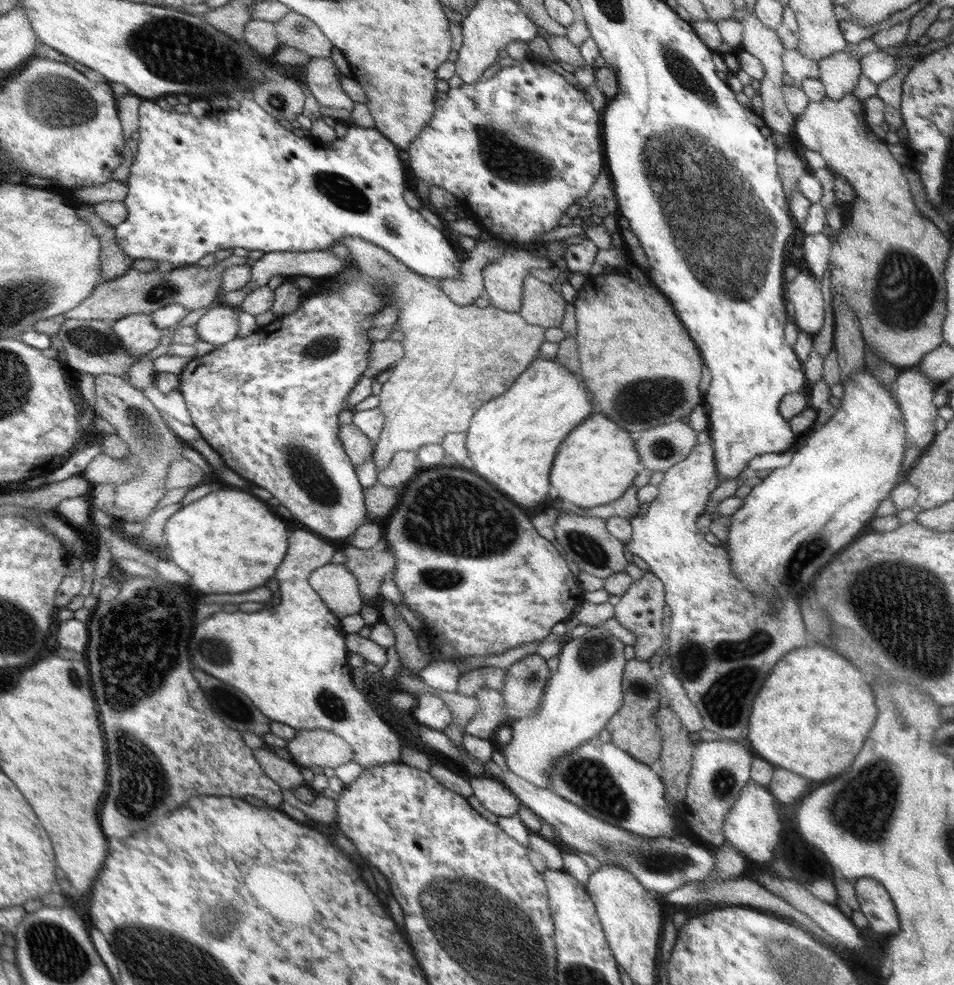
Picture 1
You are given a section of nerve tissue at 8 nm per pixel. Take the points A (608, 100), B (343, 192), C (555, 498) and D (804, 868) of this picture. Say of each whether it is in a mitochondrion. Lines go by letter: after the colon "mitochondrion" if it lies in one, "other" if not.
A: other
B: mitochondrion
C: other
D: other

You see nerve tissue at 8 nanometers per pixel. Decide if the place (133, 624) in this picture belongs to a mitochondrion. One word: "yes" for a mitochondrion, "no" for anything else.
yes

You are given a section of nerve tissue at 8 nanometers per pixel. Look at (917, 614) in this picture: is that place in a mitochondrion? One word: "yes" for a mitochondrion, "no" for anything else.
yes

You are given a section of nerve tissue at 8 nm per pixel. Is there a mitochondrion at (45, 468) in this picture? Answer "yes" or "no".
no

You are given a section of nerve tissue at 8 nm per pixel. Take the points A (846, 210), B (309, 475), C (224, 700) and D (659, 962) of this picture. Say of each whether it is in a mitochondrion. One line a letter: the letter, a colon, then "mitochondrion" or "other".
A: other
B: mitochondrion
C: mitochondrion
D: other

